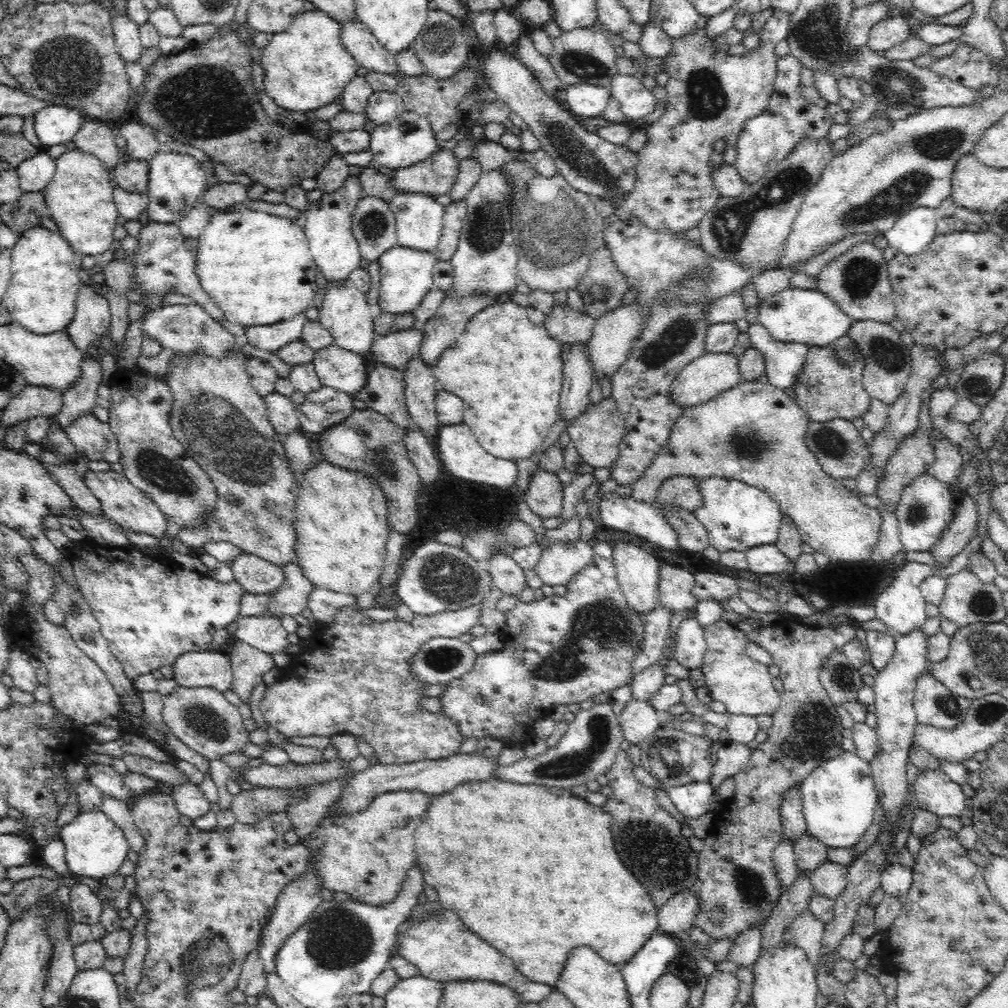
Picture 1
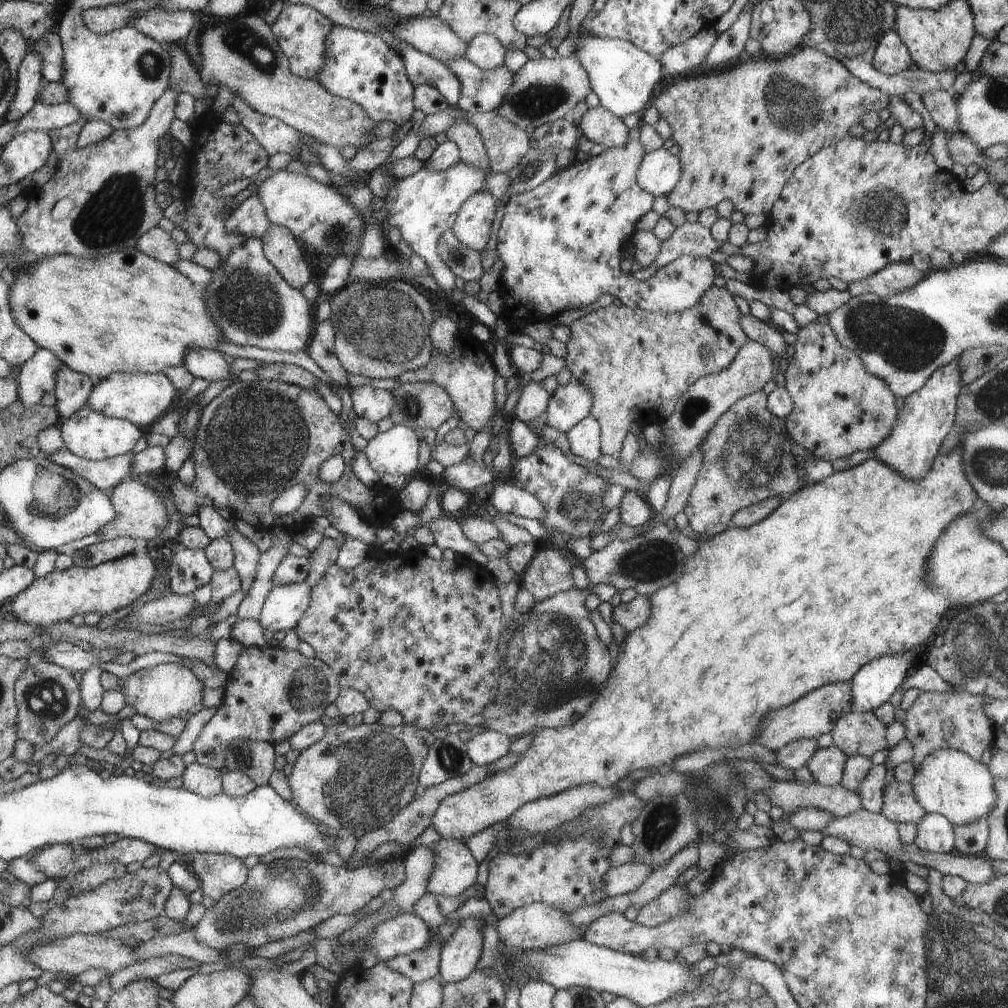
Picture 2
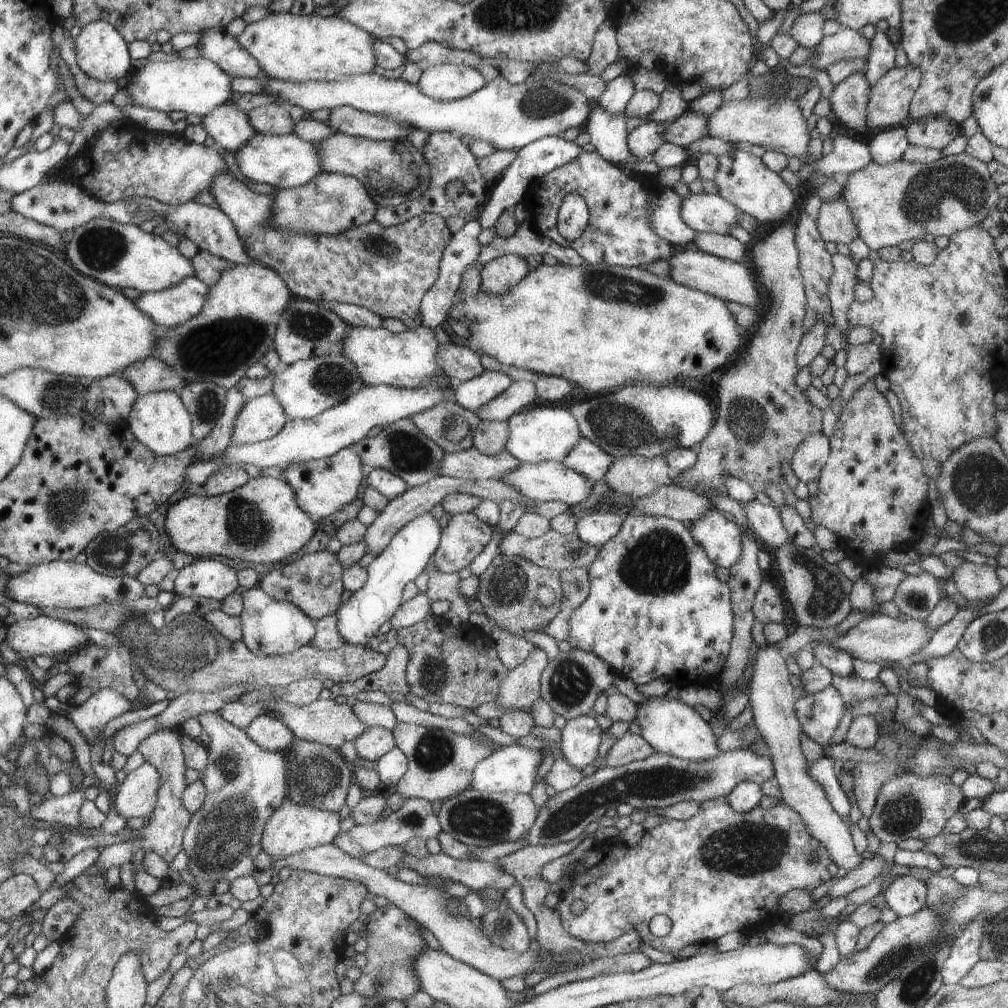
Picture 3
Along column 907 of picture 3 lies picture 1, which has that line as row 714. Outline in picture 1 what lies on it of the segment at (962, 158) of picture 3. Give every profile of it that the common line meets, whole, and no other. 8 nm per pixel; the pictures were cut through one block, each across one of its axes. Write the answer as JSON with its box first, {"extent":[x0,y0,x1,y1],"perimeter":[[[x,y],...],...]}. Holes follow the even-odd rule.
{"extent":[162,686,249,760],"perimeter":[[[177,686],[170,694],[163,695],[162,716],[166,726],[192,751],[203,758],[214,760],[222,754],[236,752],[249,742],[249,734],[238,720],[238,709],[220,691],[210,687]]]}

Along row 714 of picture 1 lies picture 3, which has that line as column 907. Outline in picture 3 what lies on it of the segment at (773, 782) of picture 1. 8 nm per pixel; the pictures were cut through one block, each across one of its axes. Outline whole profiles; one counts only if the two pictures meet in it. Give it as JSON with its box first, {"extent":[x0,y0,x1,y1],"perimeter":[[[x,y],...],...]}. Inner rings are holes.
{"extent":[868,771,963,843],"perimeter":[[[913,771],[884,782],[876,794],[875,806],[868,818],[868,828],[880,843],[895,843],[906,838],[928,839],[938,835],[950,816],[963,803],[963,794],[951,783],[950,776],[917,777]]]}

